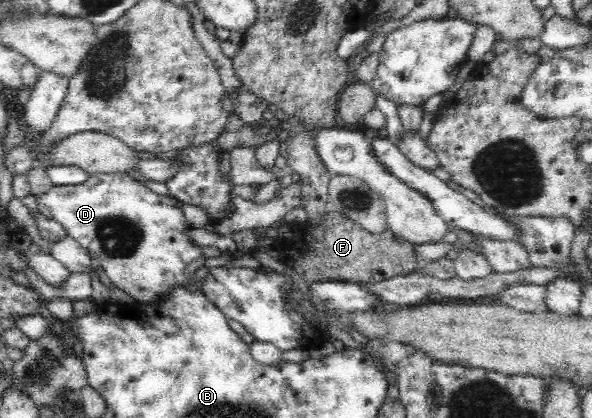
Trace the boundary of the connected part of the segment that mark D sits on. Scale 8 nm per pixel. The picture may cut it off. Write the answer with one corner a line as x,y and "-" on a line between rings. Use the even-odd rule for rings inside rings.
126,172
96,173
82,184
52,185
46,192
38,193
35,198
38,212
60,223
65,232
86,249
90,258
102,266
110,282
130,295
135,303
150,304
176,284
190,282
188,266
203,257
200,247
194,245
186,235
186,231
192,228
187,226
182,211
175,205
178,200
151,191

